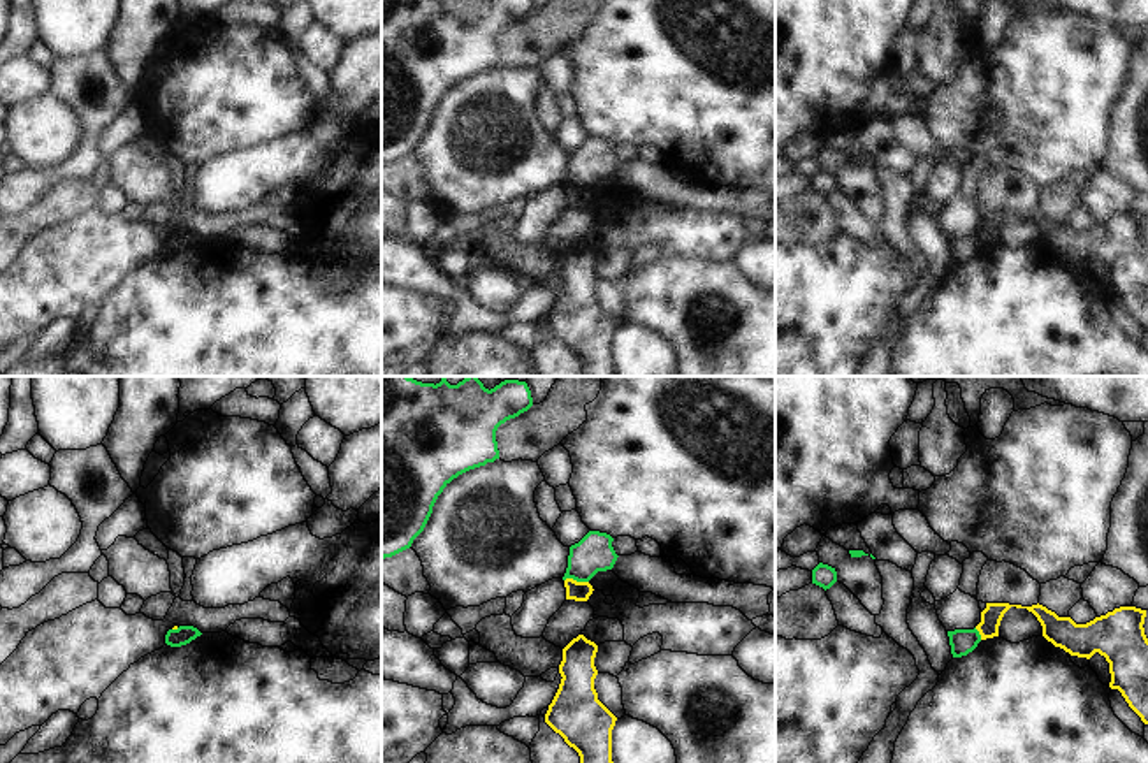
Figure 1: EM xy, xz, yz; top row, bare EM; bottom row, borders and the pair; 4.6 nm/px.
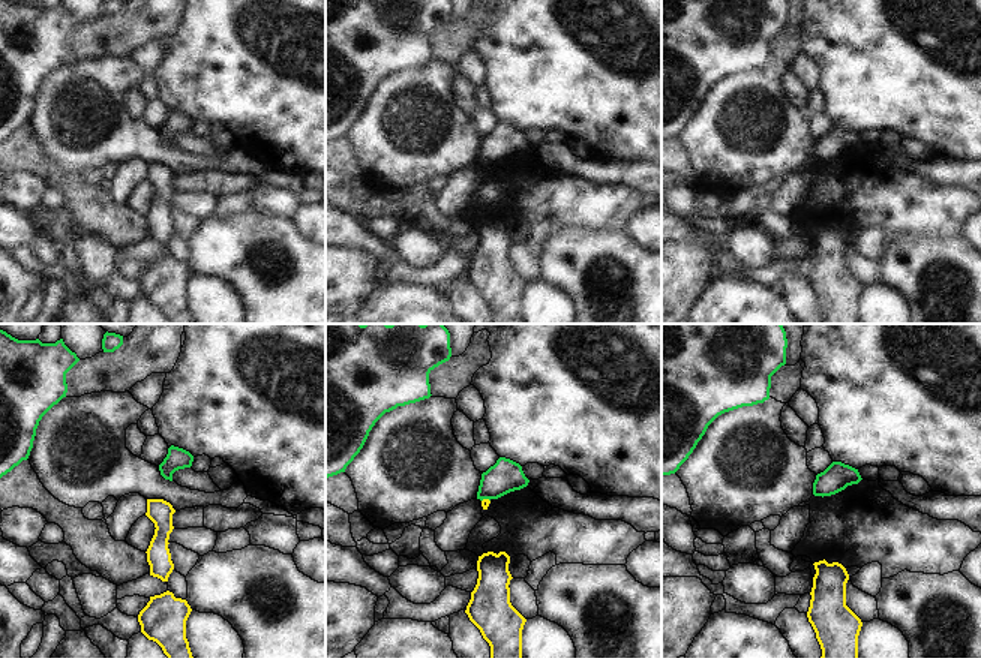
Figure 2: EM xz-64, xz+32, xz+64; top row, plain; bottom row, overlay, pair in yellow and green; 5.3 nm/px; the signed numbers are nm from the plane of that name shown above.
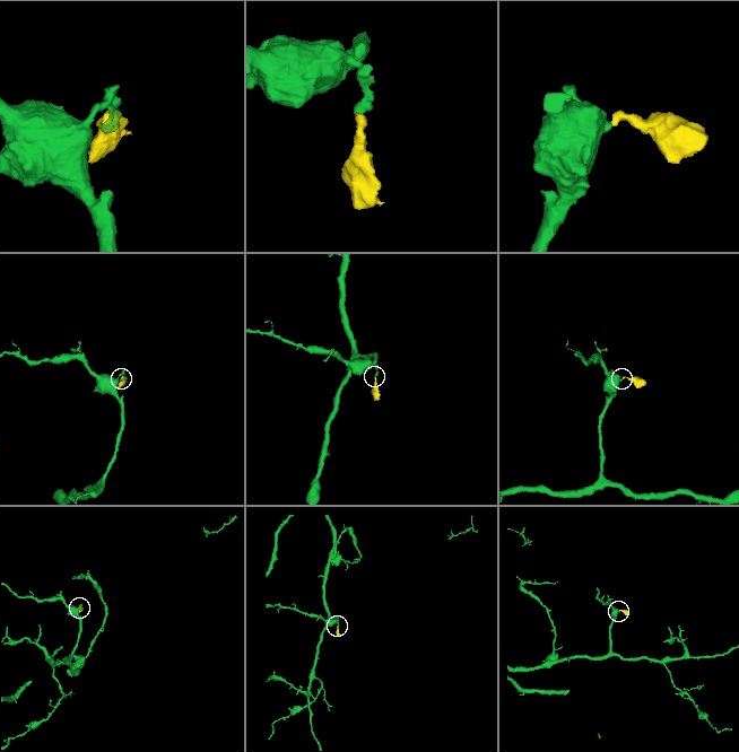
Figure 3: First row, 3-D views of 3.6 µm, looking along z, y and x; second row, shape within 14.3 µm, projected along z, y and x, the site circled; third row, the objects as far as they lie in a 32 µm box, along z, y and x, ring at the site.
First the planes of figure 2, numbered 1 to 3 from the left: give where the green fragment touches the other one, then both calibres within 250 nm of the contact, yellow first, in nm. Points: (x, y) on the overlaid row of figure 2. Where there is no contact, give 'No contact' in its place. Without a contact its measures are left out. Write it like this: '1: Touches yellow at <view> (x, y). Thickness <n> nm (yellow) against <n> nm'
1: No contact
2: Touches yellow at xz+32 (485, 499). Thickness 50 nm (yellow) against 180 nm
3: No contact.

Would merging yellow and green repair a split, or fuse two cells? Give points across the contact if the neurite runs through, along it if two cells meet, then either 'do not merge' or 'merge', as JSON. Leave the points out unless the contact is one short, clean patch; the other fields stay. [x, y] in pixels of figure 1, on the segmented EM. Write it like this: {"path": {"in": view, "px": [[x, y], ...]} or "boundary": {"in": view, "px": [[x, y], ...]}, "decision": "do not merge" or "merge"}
{"boundary": {"in": "xz", "px": [[565, 579], [588, 582]]}, "decision": "do not merge"}

